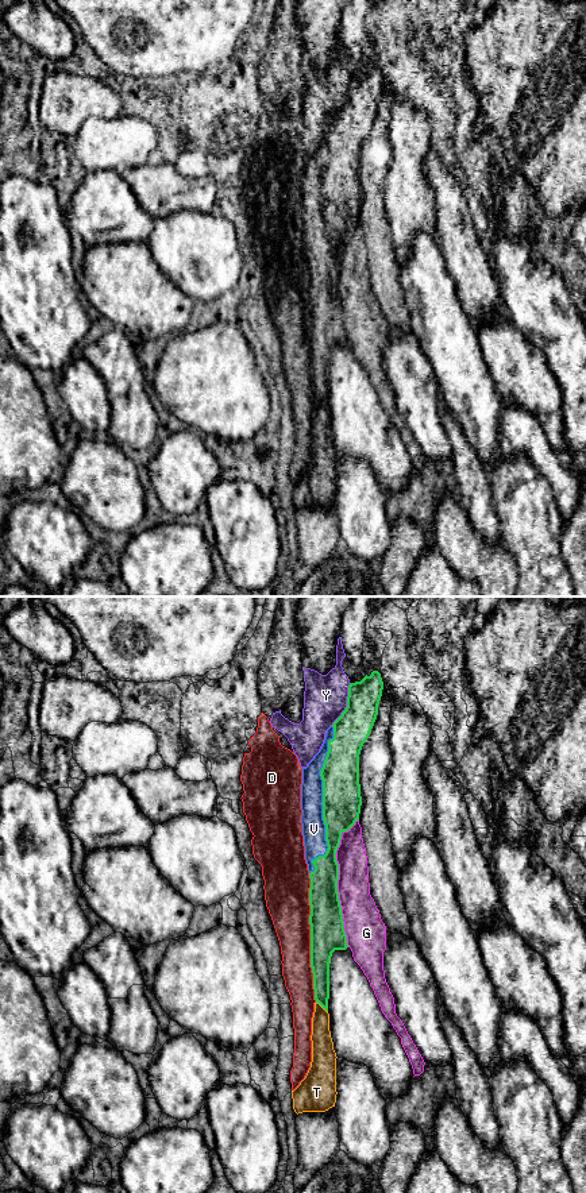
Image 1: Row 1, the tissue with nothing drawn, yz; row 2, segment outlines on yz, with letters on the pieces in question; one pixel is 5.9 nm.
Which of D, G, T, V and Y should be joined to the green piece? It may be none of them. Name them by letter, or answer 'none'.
V

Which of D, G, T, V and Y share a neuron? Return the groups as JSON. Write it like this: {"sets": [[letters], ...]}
{"sets": [["D"], ["G"], ["T"], ["V"], ["Y"]]}

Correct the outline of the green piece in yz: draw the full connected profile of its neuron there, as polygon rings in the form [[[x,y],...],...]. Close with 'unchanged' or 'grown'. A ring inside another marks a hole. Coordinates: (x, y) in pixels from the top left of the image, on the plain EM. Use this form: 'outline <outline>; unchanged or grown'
outline [[[378,66],[350,78],[346,105],[327,126],[320,147],[302,163],[301,219],[311,274],[311,363],[315,395],[325,406],[332,348],[348,343],[338,287],[336,246],[342,229],[359,216],[359,150],[377,115],[382,85]]]; grown

